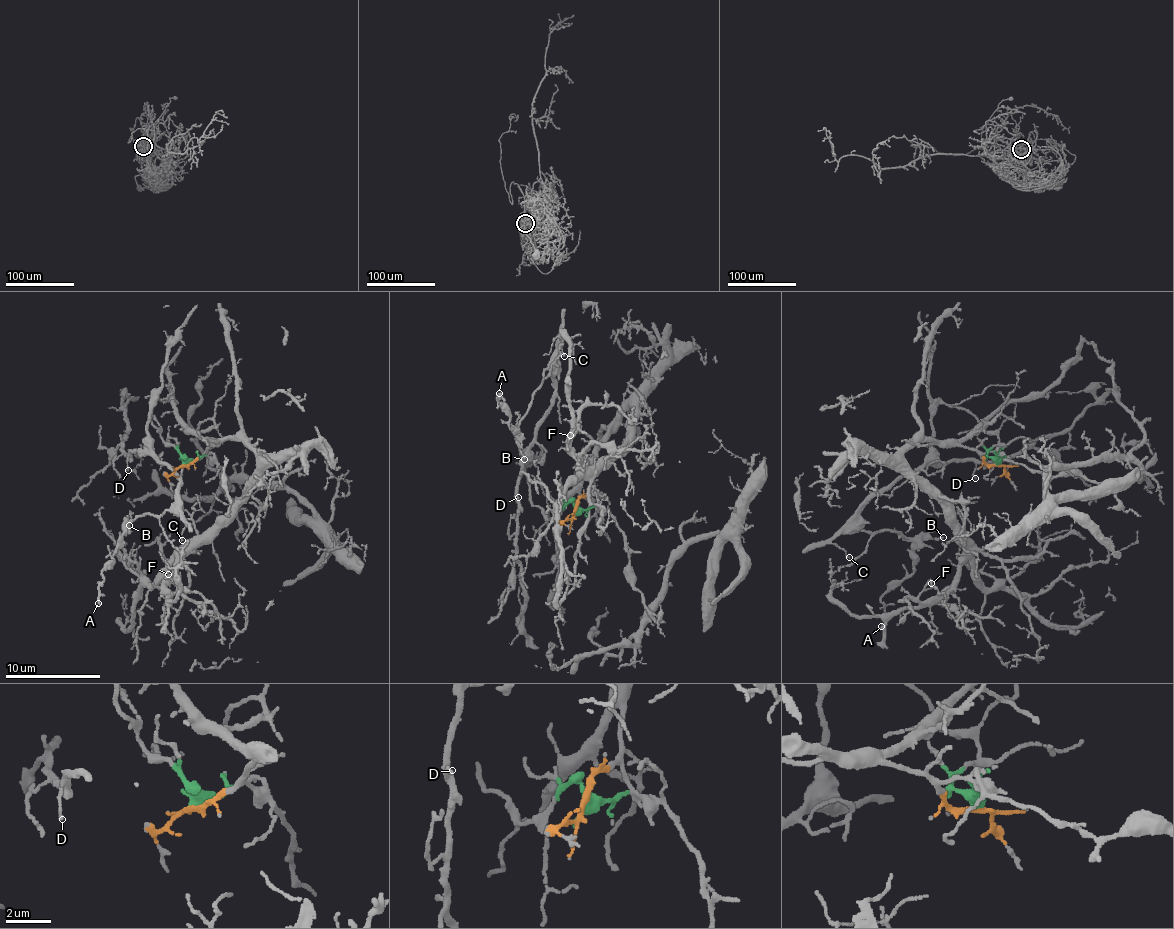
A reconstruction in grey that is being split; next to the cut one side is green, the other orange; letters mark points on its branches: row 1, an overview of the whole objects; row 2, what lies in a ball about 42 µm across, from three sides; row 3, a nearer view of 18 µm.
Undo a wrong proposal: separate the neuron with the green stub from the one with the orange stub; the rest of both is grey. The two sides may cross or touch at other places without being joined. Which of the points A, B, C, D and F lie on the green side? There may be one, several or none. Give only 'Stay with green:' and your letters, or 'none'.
Stay with green: A, B, C, D

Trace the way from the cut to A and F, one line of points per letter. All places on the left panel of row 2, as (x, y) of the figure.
A: (185, 464), (152, 422), (153, 394), (149, 446), (180, 480), (176, 502), (125, 527), (97, 603)
F: (182, 464), (236, 438), (257, 460), (253, 489), (191, 545), (167, 578), (172, 592), (176, 581), (168, 574)

